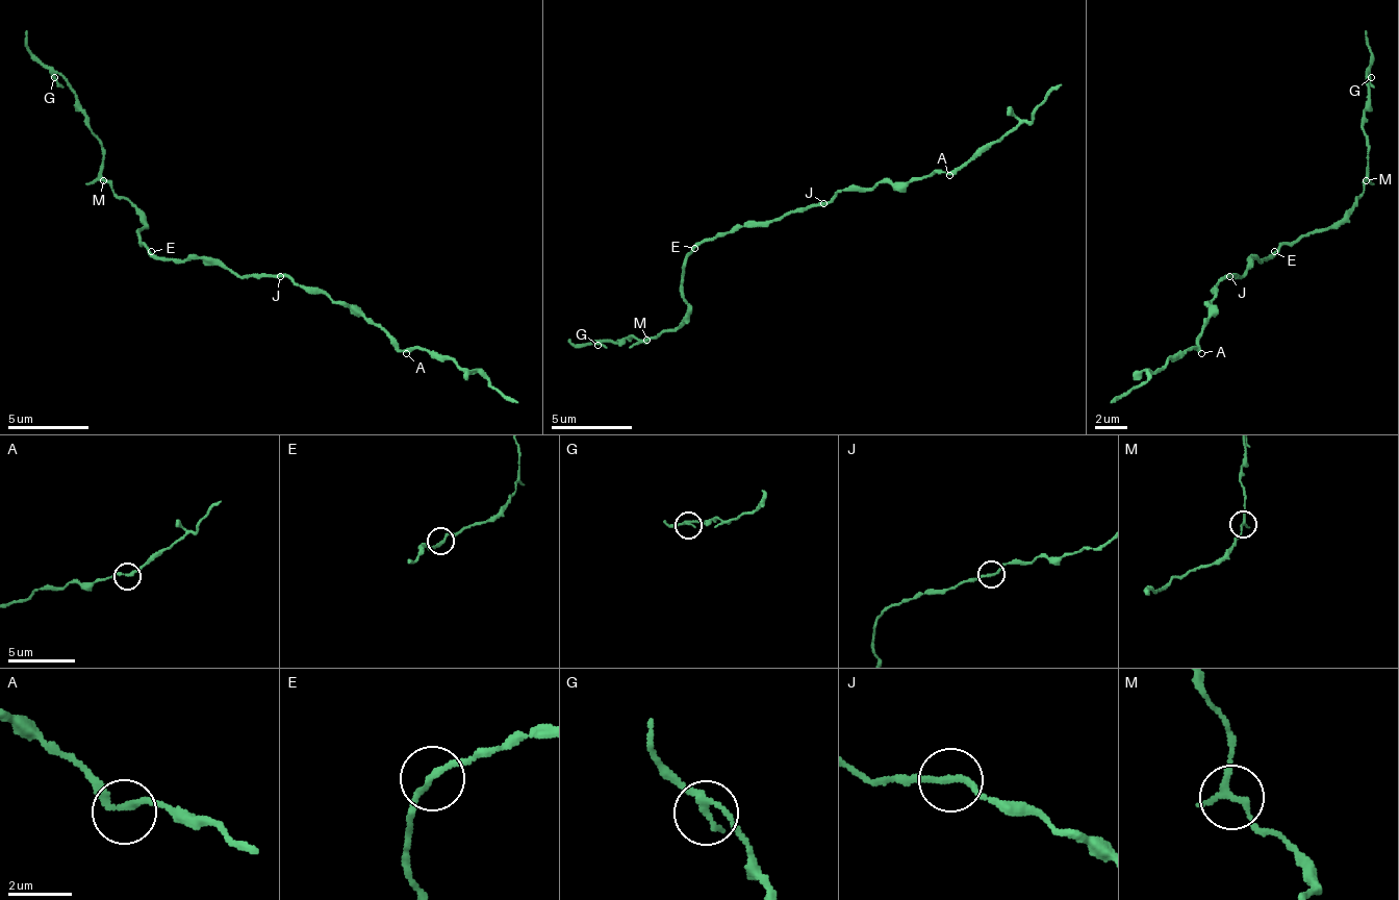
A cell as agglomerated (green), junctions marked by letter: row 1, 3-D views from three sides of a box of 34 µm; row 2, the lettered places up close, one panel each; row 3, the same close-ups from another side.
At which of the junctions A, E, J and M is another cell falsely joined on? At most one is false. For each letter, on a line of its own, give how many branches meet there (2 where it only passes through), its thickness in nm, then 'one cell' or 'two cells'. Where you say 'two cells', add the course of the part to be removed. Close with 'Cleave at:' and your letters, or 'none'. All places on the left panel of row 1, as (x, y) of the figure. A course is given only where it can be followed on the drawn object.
A: 2 branches meet; 220 nm thick; one cell
E: 2 branches meet; 200 nm thick; one cell
J: 2 branches meet; 200 nm thick; one cell
M: 2 branches meet; 200 nm thick; two cells; foreign part runs (102, 179), (102, 143), (86, 110), (29, 49), (26, 29)
Cleave at: M

